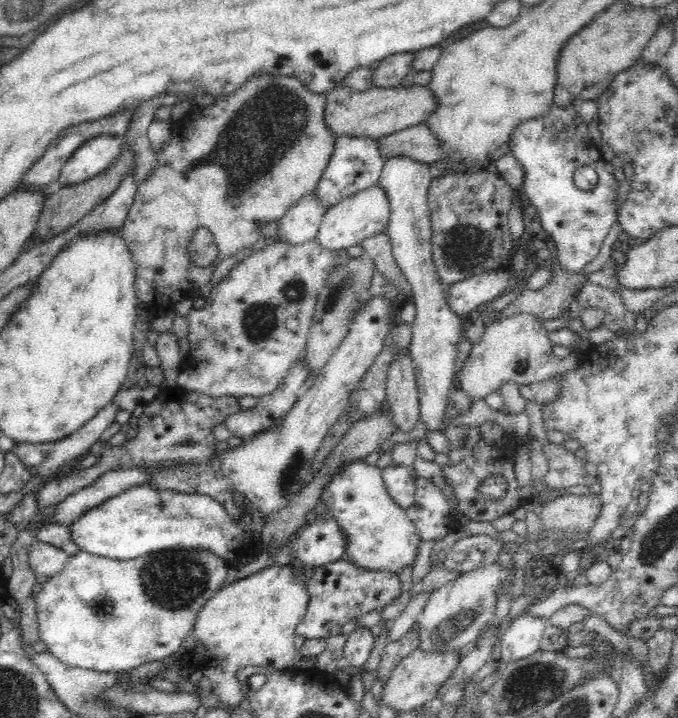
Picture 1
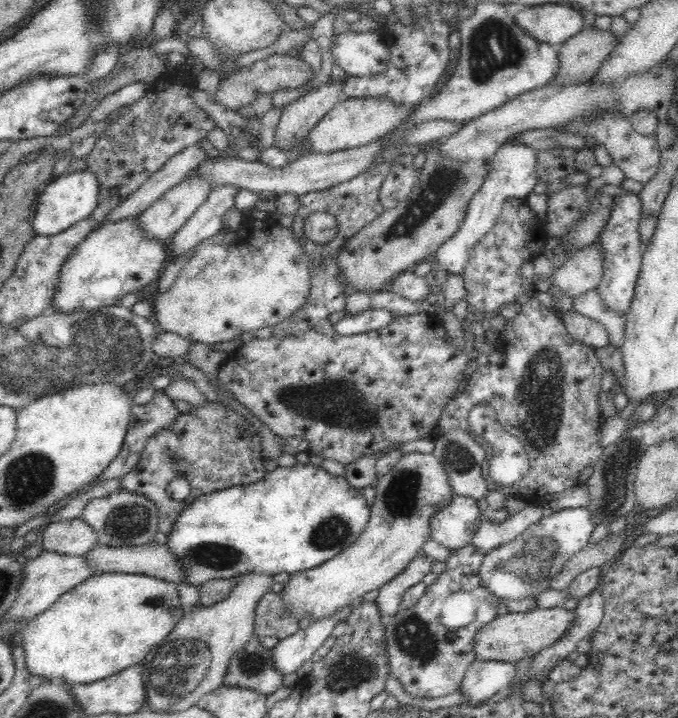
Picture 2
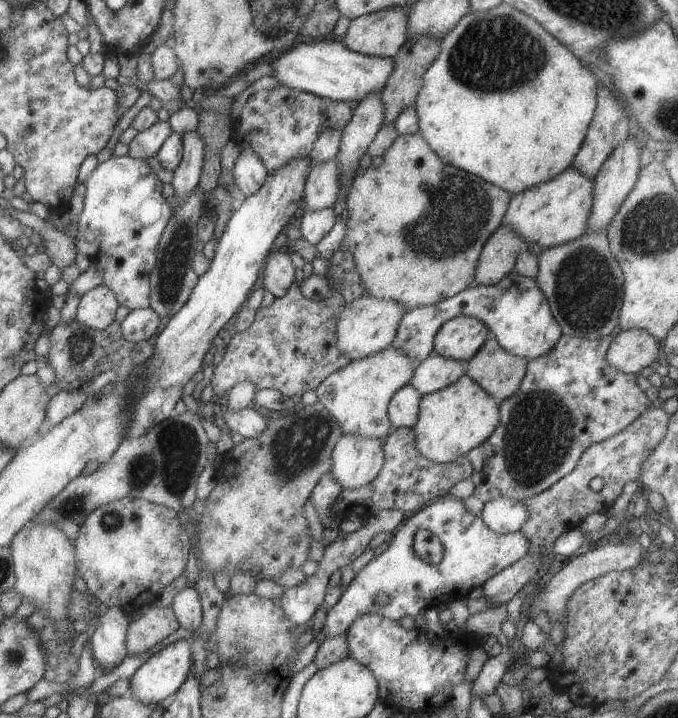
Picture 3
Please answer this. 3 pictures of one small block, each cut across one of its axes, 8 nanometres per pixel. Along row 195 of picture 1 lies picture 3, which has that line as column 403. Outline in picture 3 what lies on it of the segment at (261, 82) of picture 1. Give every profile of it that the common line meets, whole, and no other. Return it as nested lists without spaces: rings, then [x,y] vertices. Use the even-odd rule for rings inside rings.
[[[415,132],[413,134],[397,135],[397,138],[391,142],[391,146],[383,152],[382,162],[379,166],[368,168],[357,168],[355,178],[351,182],[346,195],[345,209],[349,211],[349,215],[345,223],[345,234],[341,241],[340,248],[350,252],[354,258],[355,269],[360,277],[359,282],[367,292],[367,296],[375,298],[385,298],[395,300],[399,304],[403,304],[407,311],[419,306],[427,306],[437,304],[445,298],[449,298],[464,288],[474,284],[475,268],[477,261],[487,237],[499,226],[503,220],[503,215],[507,210],[511,193],[505,192],[502,188],[497,188],[493,184],[483,182],[481,178],[474,174],[465,172],[464,170],[455,168],[449,164],[441,162],[441,159],[427,146],[427,142],[423,137]]]

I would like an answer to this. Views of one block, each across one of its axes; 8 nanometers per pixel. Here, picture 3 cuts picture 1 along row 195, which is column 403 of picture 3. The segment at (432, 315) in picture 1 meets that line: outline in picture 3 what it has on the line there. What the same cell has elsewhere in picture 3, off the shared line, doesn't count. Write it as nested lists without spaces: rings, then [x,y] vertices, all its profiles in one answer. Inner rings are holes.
[[[407,384],[391,396],[387,414],[392,429],[414,427],[417,422],[421,395],[413,386]]]

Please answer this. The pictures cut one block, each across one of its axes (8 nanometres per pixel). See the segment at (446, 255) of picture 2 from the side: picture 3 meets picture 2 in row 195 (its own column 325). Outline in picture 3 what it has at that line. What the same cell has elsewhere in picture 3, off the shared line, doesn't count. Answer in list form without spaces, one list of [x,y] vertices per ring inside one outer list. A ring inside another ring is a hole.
[[[331,470],[325,472],[312,488],[309,500],[315,510],[315,514],[317,514],[317,518],[319,518],[321,526],[324,528],[338,530],[341,519],[331,510],[331,504],[333,504],[333,500],[337,498],[341,490],[341,486],[331,476]]]

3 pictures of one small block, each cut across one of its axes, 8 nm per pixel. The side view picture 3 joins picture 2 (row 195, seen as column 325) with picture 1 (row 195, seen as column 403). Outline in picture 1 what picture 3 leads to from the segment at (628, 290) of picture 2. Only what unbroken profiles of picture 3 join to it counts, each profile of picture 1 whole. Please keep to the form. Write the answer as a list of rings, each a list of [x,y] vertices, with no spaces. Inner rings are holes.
[[[552,101],[543,115],[523,120],[510,133],[509,152],[524,169],[520,192],[537,210],[540,225],[554,238],[558,250],[557,262],[566,272],[580,272],[592,262],[612,223],[616,220],[616,190],[618,183],[608,171],[606,161],[597,148],[592,148],[588,123],[580,117],[575,103],[566,106]],[[580,166],[592,166],[598,175],[593,189],[581,190],[574,185],[574,172]]]

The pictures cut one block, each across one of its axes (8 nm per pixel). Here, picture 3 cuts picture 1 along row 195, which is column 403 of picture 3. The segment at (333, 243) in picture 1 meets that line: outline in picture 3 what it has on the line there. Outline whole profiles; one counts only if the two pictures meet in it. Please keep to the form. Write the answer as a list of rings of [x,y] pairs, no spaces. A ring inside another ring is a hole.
[[[389,344],[383,350],[369,354],[367,358],[349,361],[343,368],[324,378],[313,392],[323,408],[341,426],[342,434],[383,440],[392,430],[387,414],[391,396],[399,388],[409,384],[414,365],[411,358],[407,358],[399,348]]]

